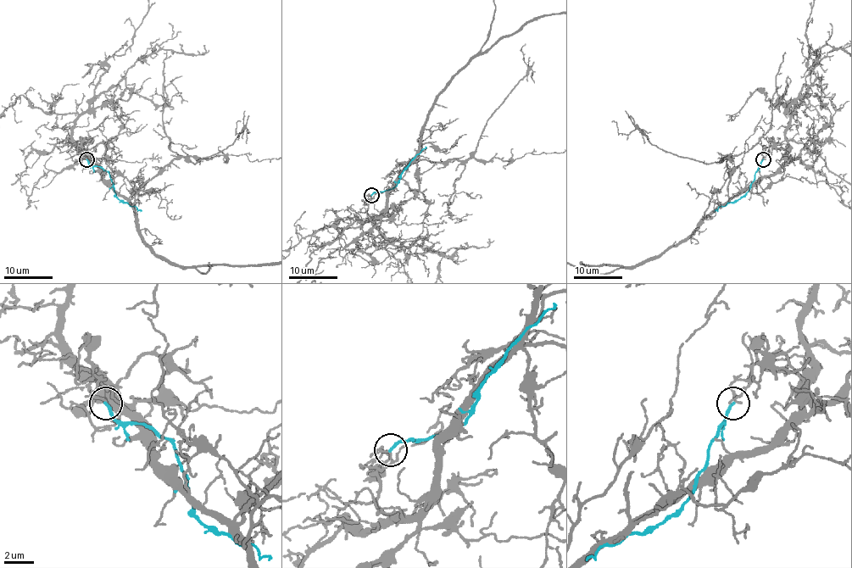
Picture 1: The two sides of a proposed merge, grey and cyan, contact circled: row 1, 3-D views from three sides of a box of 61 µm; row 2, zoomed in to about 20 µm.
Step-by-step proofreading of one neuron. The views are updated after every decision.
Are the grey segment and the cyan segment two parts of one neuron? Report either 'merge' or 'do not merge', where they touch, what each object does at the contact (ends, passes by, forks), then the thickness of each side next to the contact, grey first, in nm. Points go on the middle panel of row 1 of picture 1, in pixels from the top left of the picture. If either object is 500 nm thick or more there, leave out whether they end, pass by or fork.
do not merge | (371, 195) | grey passes by | cyan ends | 100/200 nm

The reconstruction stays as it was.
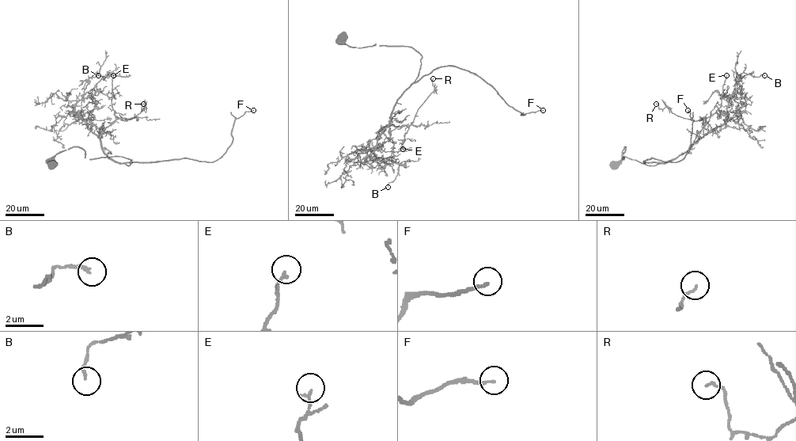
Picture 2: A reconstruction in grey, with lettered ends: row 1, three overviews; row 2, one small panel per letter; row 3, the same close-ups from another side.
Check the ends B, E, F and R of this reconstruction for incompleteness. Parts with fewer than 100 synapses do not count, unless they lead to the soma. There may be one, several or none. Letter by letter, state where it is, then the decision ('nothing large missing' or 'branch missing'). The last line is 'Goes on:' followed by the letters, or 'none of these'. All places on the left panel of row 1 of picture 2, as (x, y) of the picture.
B: place (98, 75); nothing large missing
E: place (113, 75); nothing large missing
F: place (253, 110); branch missing
R: place (143, 104); nothing large missing
Goes on: F

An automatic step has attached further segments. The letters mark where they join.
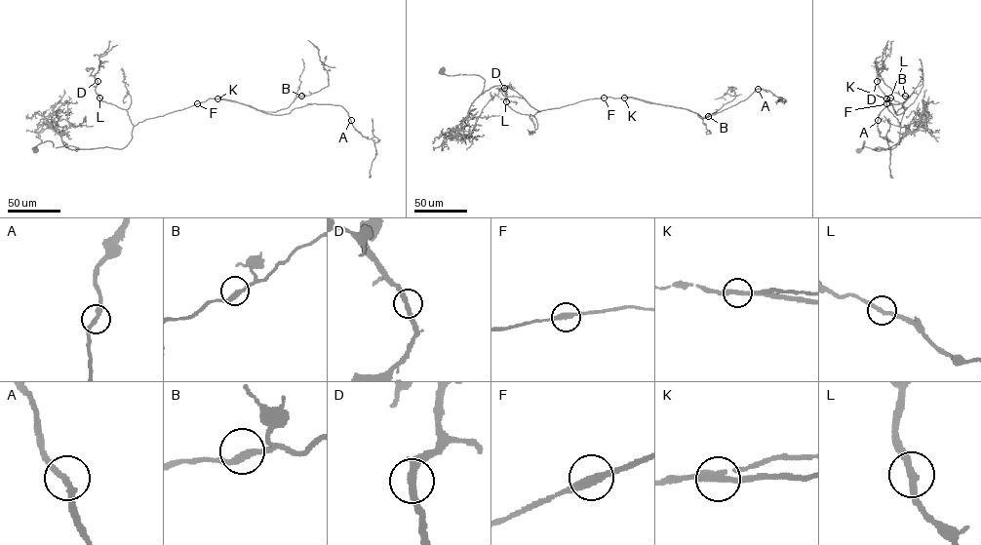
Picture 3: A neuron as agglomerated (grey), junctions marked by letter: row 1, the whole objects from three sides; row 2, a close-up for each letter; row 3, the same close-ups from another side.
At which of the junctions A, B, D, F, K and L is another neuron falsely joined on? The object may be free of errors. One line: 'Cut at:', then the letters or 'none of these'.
Cut at: K

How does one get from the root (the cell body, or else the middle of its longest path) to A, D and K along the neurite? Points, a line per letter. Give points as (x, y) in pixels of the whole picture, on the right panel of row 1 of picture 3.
A: (858, 150), (864, 140), (894, 148), (900, 127), (886, 99), (897, 115), (906, 108), (887, 105), (878, 120)
D: (858, 150), (864, 140), (863, 147), (892, 149), (899, 138), (903, 105), (885, 97), (877, 81)
K: (858, 150), (864, 140), (863, 147), (877, 151), (897, 144), (900, 127), (886, 98)

